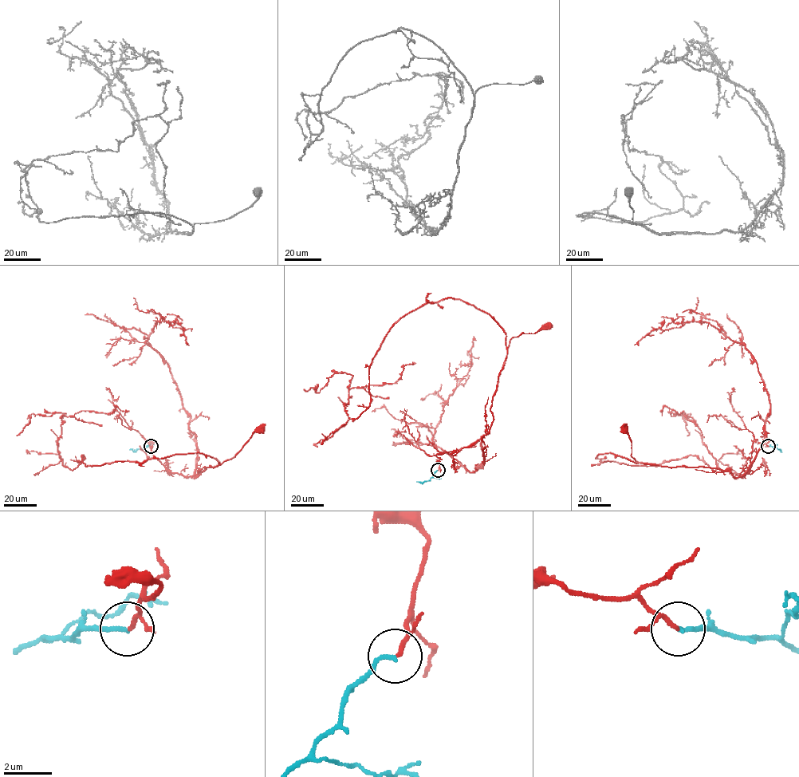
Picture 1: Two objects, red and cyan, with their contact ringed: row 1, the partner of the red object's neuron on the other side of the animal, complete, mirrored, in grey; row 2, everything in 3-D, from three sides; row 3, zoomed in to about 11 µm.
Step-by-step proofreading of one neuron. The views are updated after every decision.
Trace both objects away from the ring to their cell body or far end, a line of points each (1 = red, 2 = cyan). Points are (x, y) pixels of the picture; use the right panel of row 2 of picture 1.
1: (768, 446), (757, 439), (752, 466), (735, 478), (718, 468), (638, 463), (631, 455), (628, 433), (623, 430)
2: (768, 446), (780, 449)

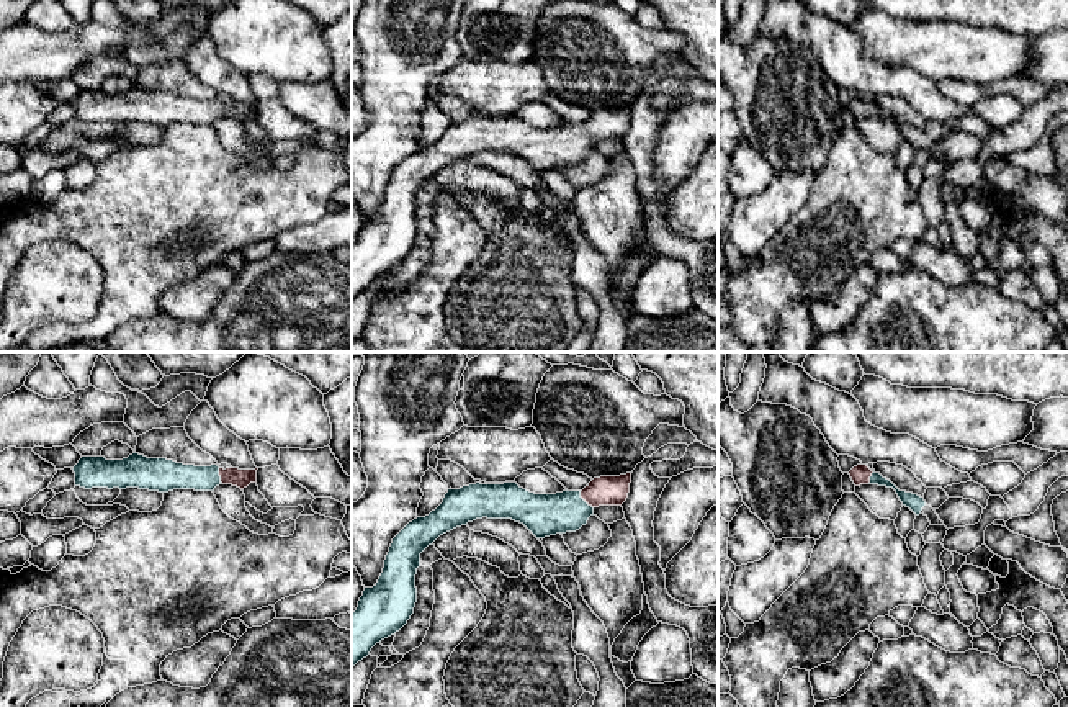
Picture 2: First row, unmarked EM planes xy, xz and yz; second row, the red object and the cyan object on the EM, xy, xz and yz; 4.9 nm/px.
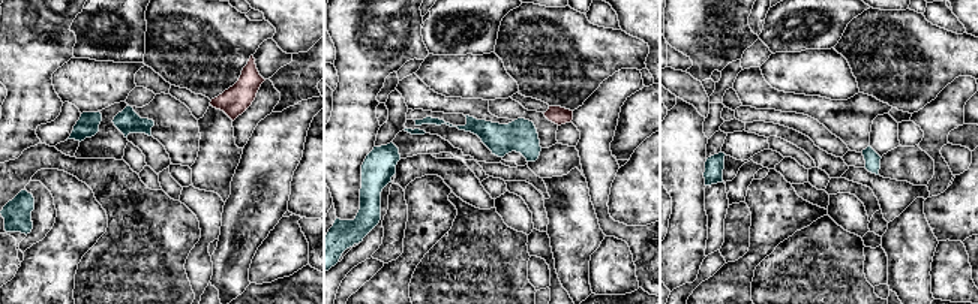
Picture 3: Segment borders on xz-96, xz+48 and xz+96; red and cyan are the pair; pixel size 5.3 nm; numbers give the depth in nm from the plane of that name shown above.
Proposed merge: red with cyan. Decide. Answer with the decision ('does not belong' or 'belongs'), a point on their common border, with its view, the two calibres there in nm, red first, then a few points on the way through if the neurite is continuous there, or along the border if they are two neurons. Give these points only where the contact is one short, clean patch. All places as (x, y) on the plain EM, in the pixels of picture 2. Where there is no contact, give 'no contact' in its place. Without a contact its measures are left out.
belongs | xz (584, 133) | 140/200 nm | across xz (607, 123), (584, 133), (568, 144), (543, 148)

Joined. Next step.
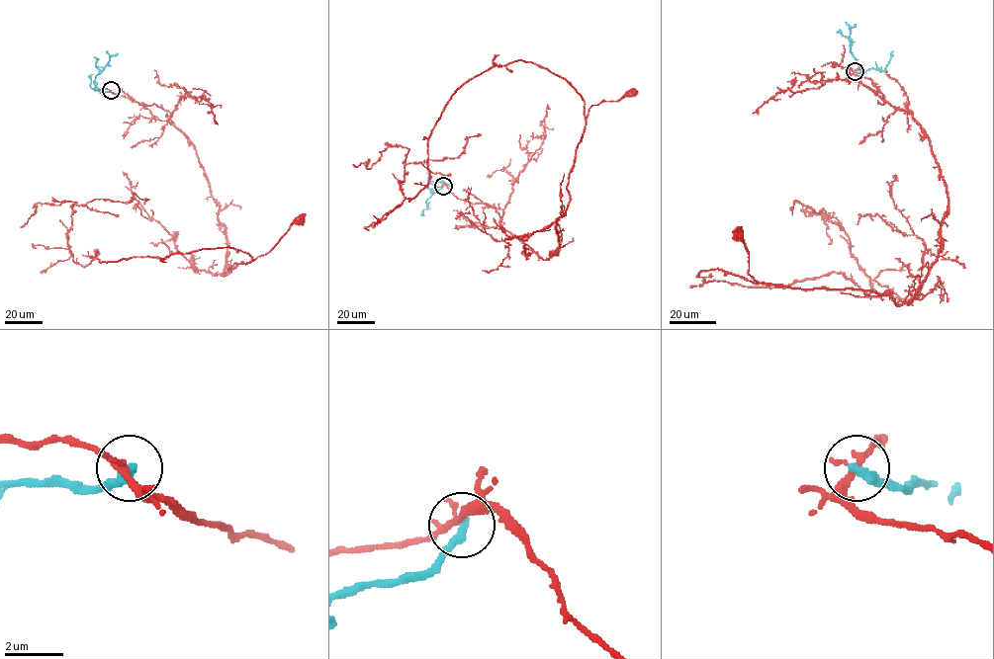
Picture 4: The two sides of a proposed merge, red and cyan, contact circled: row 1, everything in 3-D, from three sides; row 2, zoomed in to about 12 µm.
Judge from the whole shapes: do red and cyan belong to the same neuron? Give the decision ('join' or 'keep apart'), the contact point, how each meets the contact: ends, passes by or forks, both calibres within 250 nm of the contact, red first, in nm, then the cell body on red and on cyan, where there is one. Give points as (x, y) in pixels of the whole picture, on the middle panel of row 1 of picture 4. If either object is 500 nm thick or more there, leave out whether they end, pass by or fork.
keep apart; place (443, 186); red passes by; cyan ends; calibres 240 and 340 nm; soma red (631, 92); soma cyan none

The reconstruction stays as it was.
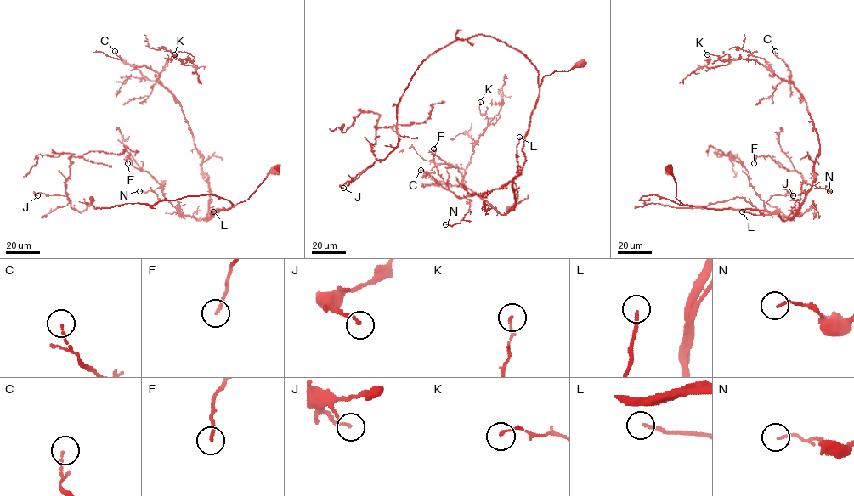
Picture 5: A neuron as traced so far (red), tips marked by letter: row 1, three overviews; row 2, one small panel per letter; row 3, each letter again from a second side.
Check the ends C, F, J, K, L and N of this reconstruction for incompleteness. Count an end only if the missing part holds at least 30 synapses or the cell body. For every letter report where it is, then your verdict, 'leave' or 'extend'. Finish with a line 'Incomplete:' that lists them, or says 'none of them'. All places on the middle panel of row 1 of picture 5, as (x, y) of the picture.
C: place (421, 170); leave
F: place (433, 149); leave
J: place (343, 188); leave
K: place (480, 102); leave
L: place (519, 137); extend
N: place (445, 224); leave
Incomplete: L

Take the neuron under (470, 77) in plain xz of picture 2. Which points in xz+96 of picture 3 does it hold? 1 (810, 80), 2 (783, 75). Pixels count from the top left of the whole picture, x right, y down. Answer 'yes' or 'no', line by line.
1: yes
2: yes

